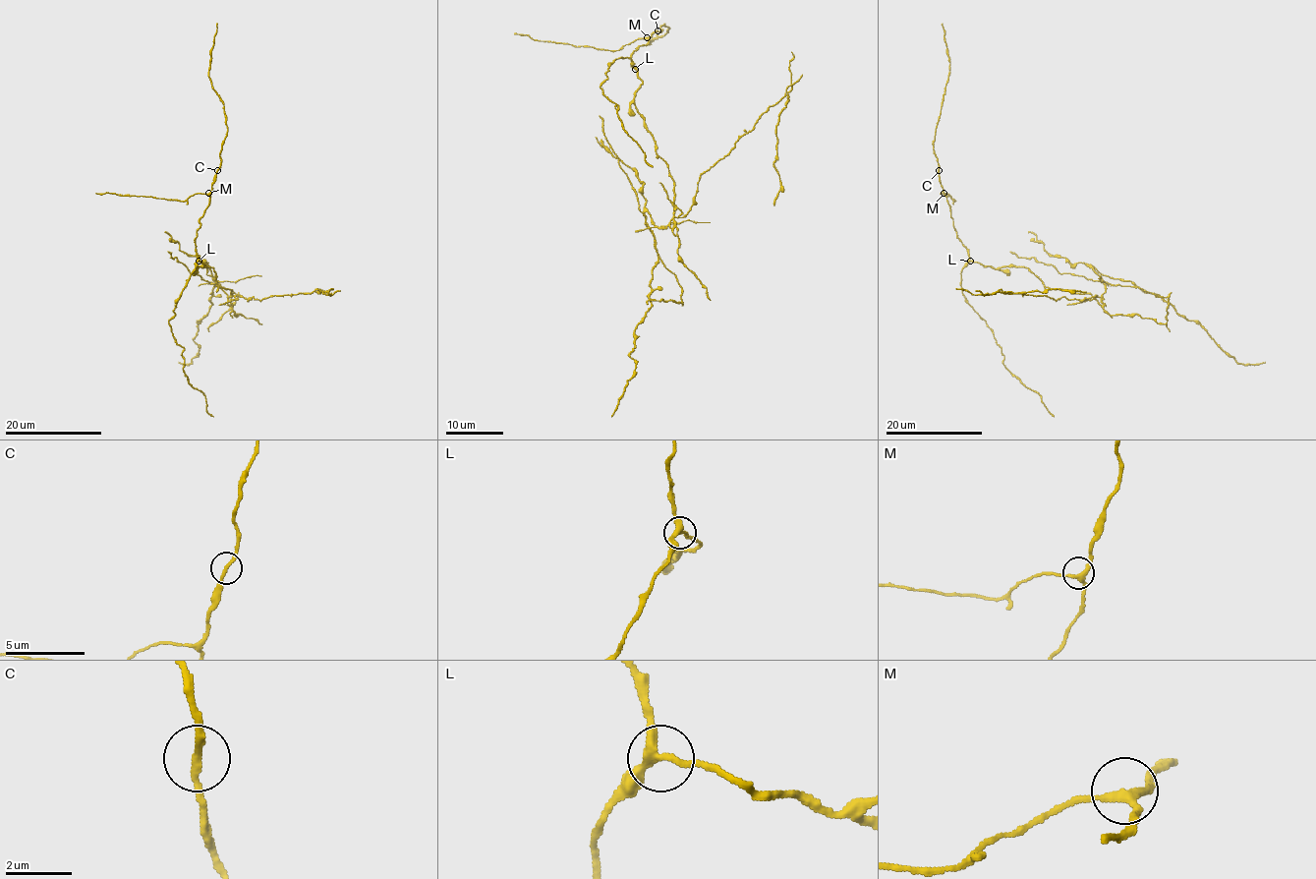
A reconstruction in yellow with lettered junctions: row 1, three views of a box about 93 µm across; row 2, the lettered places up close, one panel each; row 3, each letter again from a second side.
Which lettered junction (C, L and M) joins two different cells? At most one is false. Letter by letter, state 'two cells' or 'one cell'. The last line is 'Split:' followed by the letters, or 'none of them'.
C: one cell
L: two cells
M: one cell
Split: L

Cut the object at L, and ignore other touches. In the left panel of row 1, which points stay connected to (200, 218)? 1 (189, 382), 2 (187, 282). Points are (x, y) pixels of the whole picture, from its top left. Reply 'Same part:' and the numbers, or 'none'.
Same part: 1, 2

